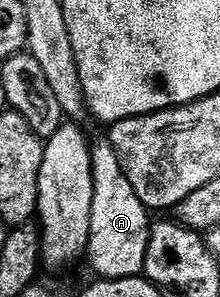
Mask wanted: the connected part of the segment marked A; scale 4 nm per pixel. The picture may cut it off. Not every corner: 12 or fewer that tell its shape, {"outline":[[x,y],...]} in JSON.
{"outline":[[107,141],[90,147],[86,260],[101,280],[144,270],[149,208]]}

